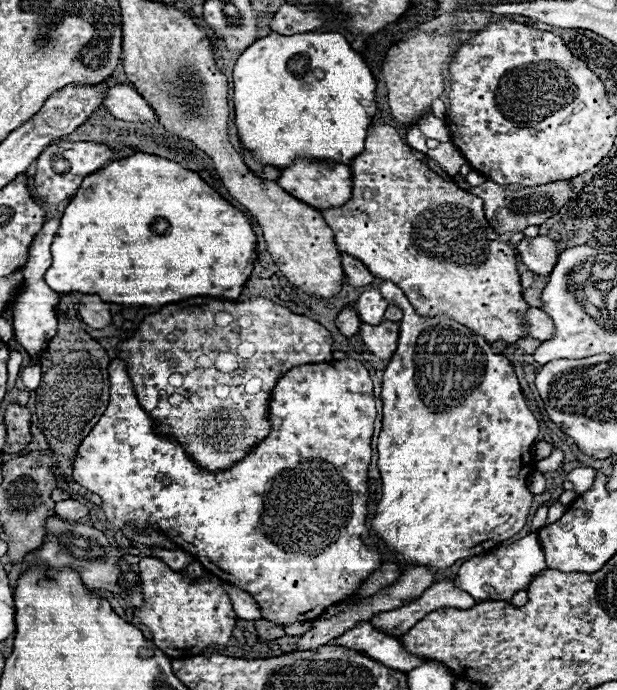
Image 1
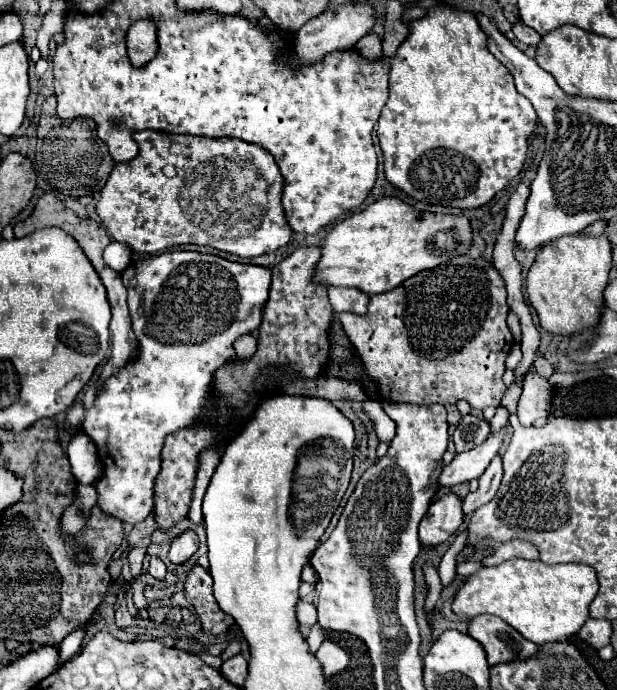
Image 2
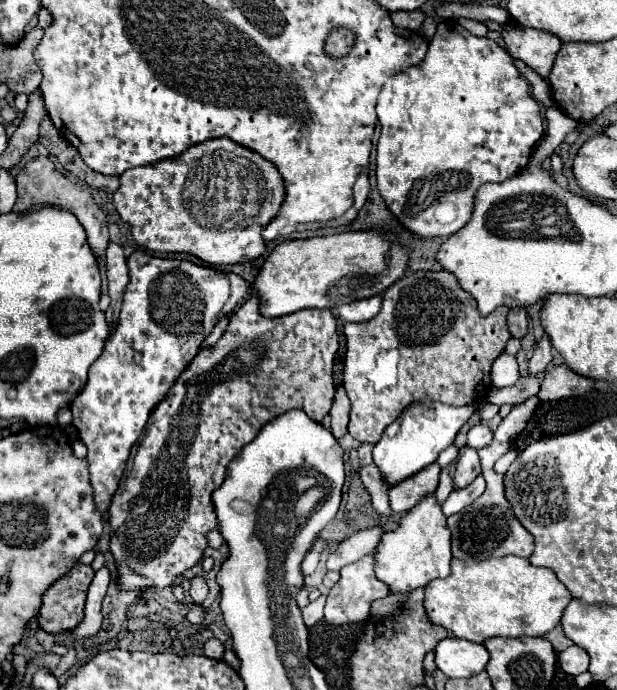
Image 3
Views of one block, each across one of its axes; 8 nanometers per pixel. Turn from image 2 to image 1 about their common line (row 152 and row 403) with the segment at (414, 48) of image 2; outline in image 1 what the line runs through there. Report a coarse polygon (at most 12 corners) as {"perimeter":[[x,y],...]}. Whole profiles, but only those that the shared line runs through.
{"perimeter":[[404,310],[372,530],[404,570],[524,528],[540,426],[506,356]]}

